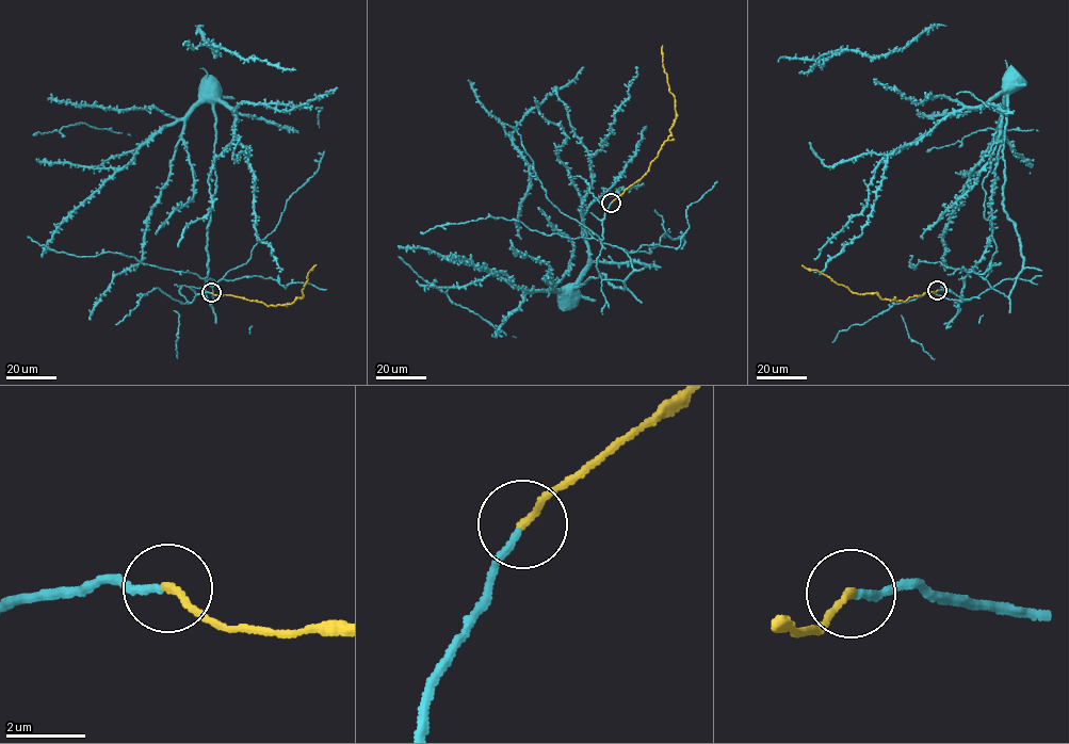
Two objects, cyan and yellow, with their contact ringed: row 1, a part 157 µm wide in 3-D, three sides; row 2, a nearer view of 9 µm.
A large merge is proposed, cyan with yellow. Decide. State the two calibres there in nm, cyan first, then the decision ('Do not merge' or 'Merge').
Thickness 190 nm (cyan) against 180 nm. Merge

